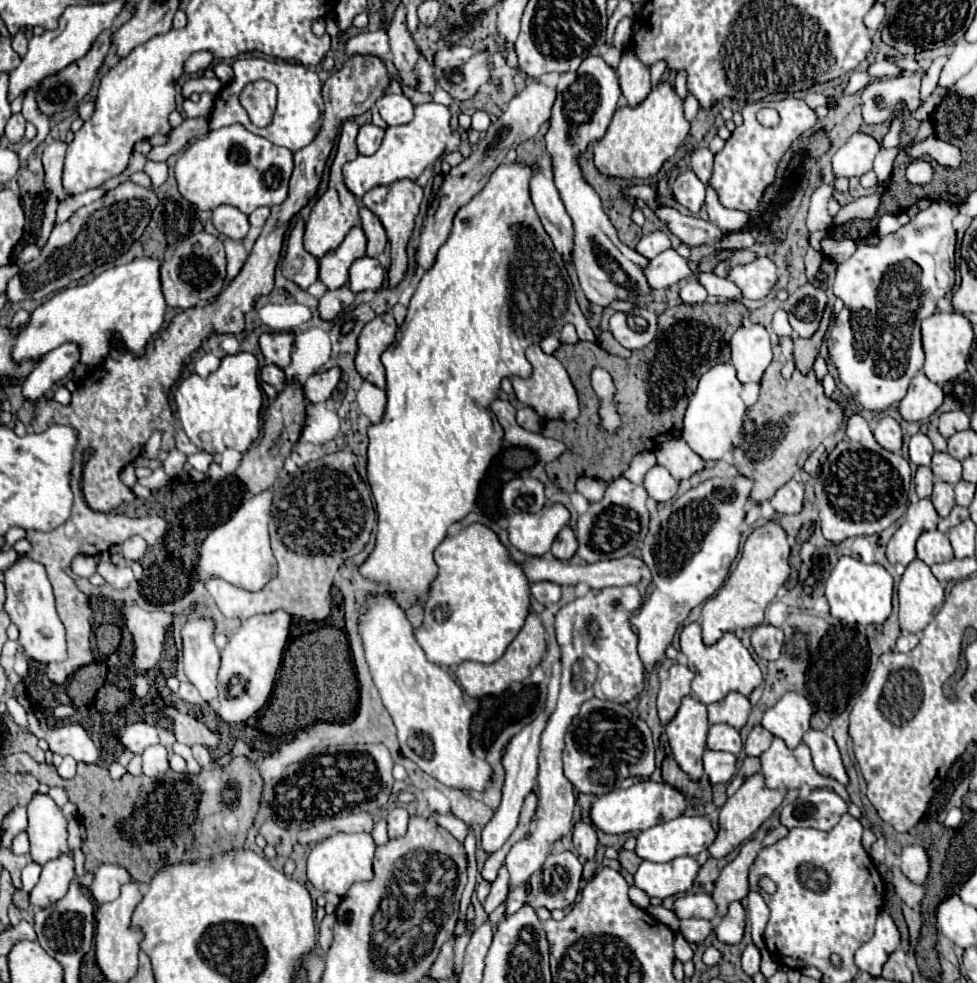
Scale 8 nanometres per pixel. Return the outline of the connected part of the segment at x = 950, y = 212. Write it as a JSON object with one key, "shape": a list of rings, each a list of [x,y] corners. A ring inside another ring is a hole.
{"shape":[[[932,201],[932,205],[928,209],[922,209],[910,223],[906,223],[904,227],[900,227],[896,233],[890,233],[890,235],[884,235],[880,239],[878,245],[870,247],[870,245],[860,245],[856,249],[856,253],[840,263],[836,267],[836,277],[834,277],[834,295],[840,297],[844,301],[844,309],[838,313],[832,329],[830,329],[830,337],[832,341],[828,341],[828,363],[838,371],[838,377],[840,381],[848,387],[852,399],[862,405],[864,409],[870,409],[874,413],[882,413],[884,409],[888,409],[892,403],[898,403],[904,395],[906,395],[906,389],[910,385],[910,379],[922,369],[924,365],[924,351],[922,351],[922,341],[920,341],[920,323],[922,319],[930,317],[934,311],[936,311],[936,301],[940,297],[944,297],[946,293],[950,293],[950,289],[954,287],[954,245],[956,245],[956,231],[952,229],[952,219],[954,215],[958,213],[958,209],[948,203],[948,201]],[[904,261],[914,261],[916,265],[920,265],[920,269],[908,269],[908,265],[898,265],[898,263],[904,263]]]}

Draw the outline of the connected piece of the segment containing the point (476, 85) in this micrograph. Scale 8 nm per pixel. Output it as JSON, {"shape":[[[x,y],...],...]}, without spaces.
{"shape":[[[478,51],[470,61],[466,61],[460,67],[462,73],[462,83],[454,85],[448,77],[438,77],[438,85],[448,91],[454,99],[458,101],[466,101],[472,99],[476,95],[476,91],[480,89],[480,85],[484,85],[486,81],[490,81],[490,53],[488,51]]]}

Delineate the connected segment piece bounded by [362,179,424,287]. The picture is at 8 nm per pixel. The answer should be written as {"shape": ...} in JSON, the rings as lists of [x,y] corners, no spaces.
{"shape":[[[396,181],[392,185],[384,185],[384,187],[374,187],[370,189],[364,197],[362,197],[362,203],[364,207],[368,207],[384,225],[386,233],[388,233],[388,241],[392,245],[392,267],[388,271],[388,277],[390,277],[390,285],[398,285],[404,277],[404,271],[406,271],[406,243],[412,235],[412,229],[414,229],[414,219],[420,211],[420,203],[422,203],[422,187],[418,187],[414,181]]]}

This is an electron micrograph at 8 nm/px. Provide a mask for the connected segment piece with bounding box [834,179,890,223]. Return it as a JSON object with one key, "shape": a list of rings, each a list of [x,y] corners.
{"shape":[[[886,179],[880,187],[878,187],[878,191],[874,193],[874,195],[870,195],[870,197],[860,197],[860,199],[856,199],[856,201],[852,201],[850,205],[844,205],[840,211],[838,211],[838,215],[834,217],[834,223],[846,223],[846,221],[852,221],[852,219],[872,219],[874,215],[876,215],[876,211],[878,211],[878,207],[880,207],[880,199],[882,199],[882,195],[884,195],[884,191],[886,191],[886,187],[890,185],[890,179]]]}

